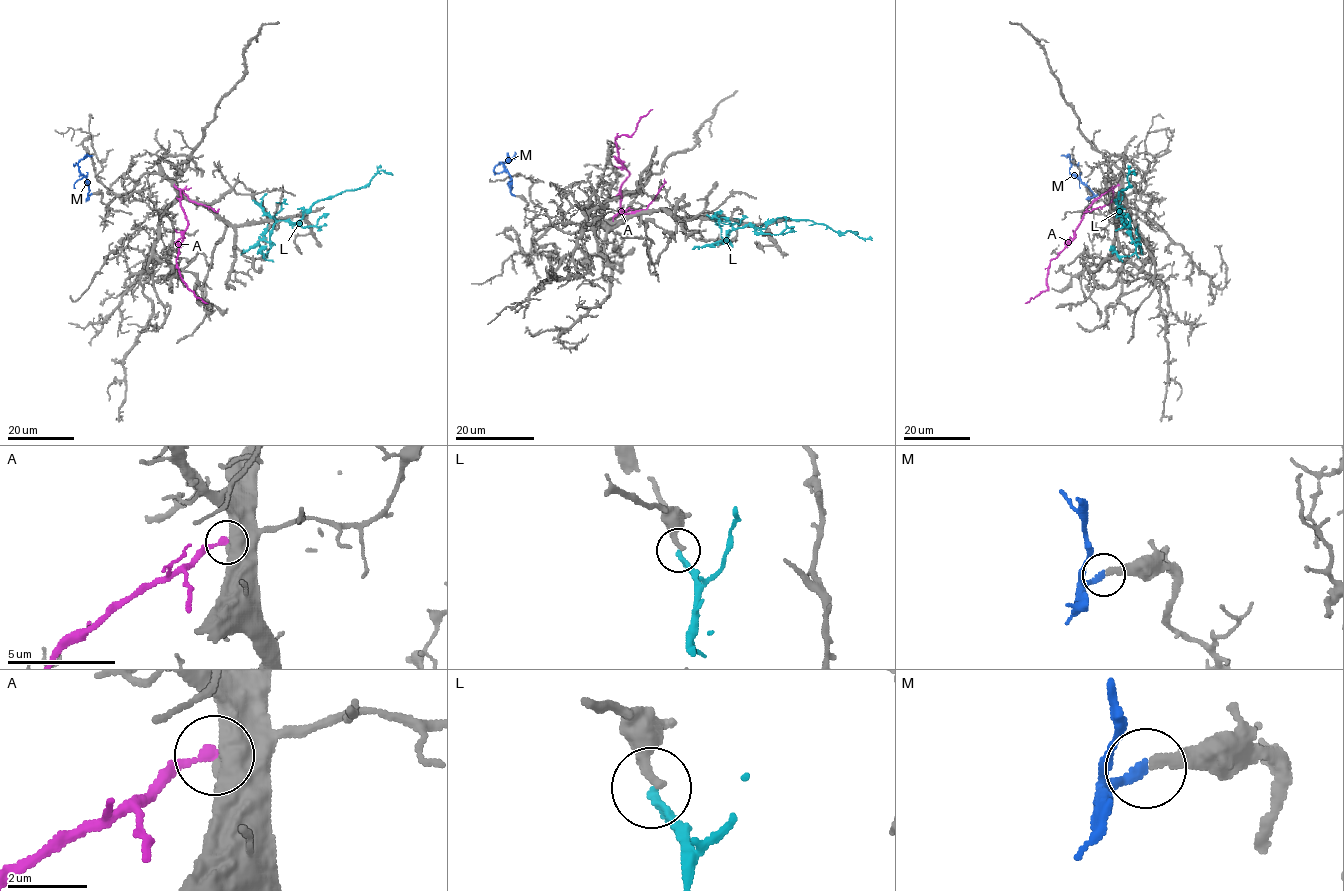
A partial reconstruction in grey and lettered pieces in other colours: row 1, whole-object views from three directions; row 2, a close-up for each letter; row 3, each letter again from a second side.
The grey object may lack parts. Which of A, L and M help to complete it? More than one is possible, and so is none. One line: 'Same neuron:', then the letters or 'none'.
Same neuron: M

